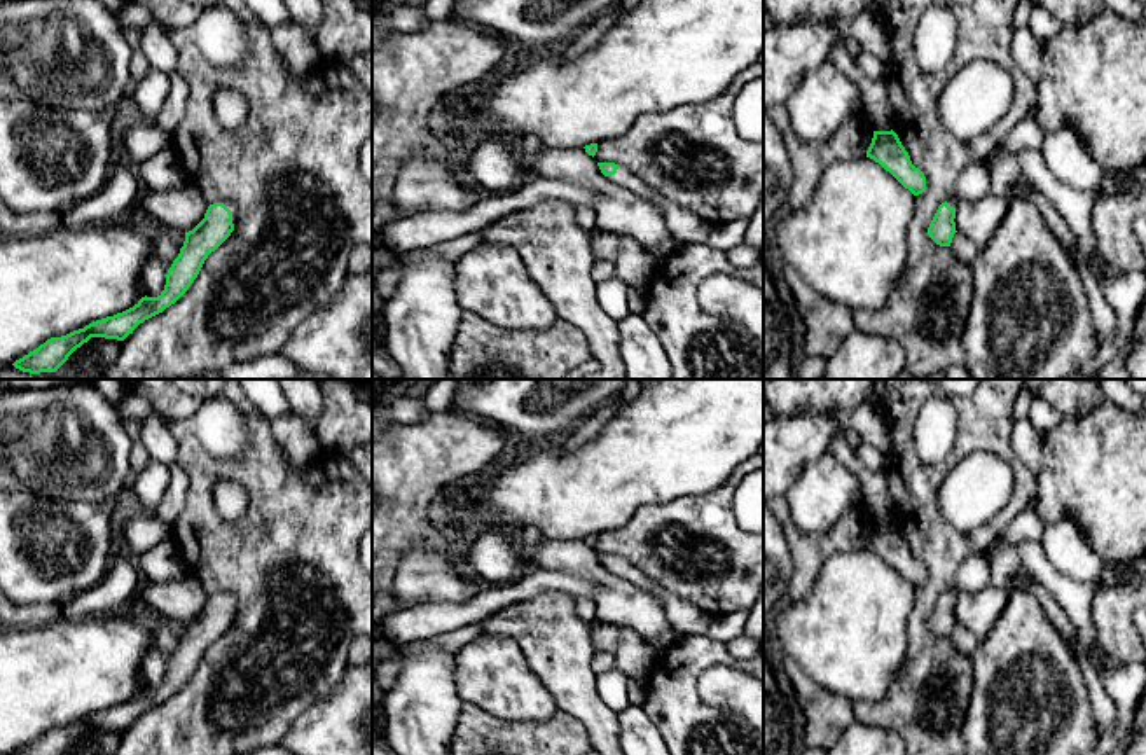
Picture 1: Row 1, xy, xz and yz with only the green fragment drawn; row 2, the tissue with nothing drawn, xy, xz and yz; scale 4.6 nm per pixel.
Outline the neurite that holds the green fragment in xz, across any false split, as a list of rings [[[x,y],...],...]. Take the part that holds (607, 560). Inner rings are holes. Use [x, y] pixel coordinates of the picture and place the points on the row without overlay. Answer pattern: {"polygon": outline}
{"polygon": [[[597,554],[597,558],[601,565],[608,568],[613,575],[641,587],[646,594],[653,596],[659,603],[662,603],[662,594],[653,585],[652,578],[646,577],[639,568],[636,568],[625,558],[618,558],[615,554]]]}

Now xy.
{"polygon": [[[234,594],[210,596],[204,610],[192,622],[185,624],[183,638],[168,661],[164,682],[157,689],[145,687],[122,704],[96,711],[66,727],[51,729],[14,755],[65,755],[91,729],[124,732],[140,715],[162,704],[189,682],[208,647],[231,627],[234,617]]]}

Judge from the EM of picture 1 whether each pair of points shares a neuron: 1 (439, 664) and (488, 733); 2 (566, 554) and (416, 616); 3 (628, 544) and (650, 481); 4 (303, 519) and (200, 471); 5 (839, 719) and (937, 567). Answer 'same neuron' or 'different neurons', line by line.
1: different neurons
2: different neurons
3: different neurons
4: same neuron
5: different neurons

